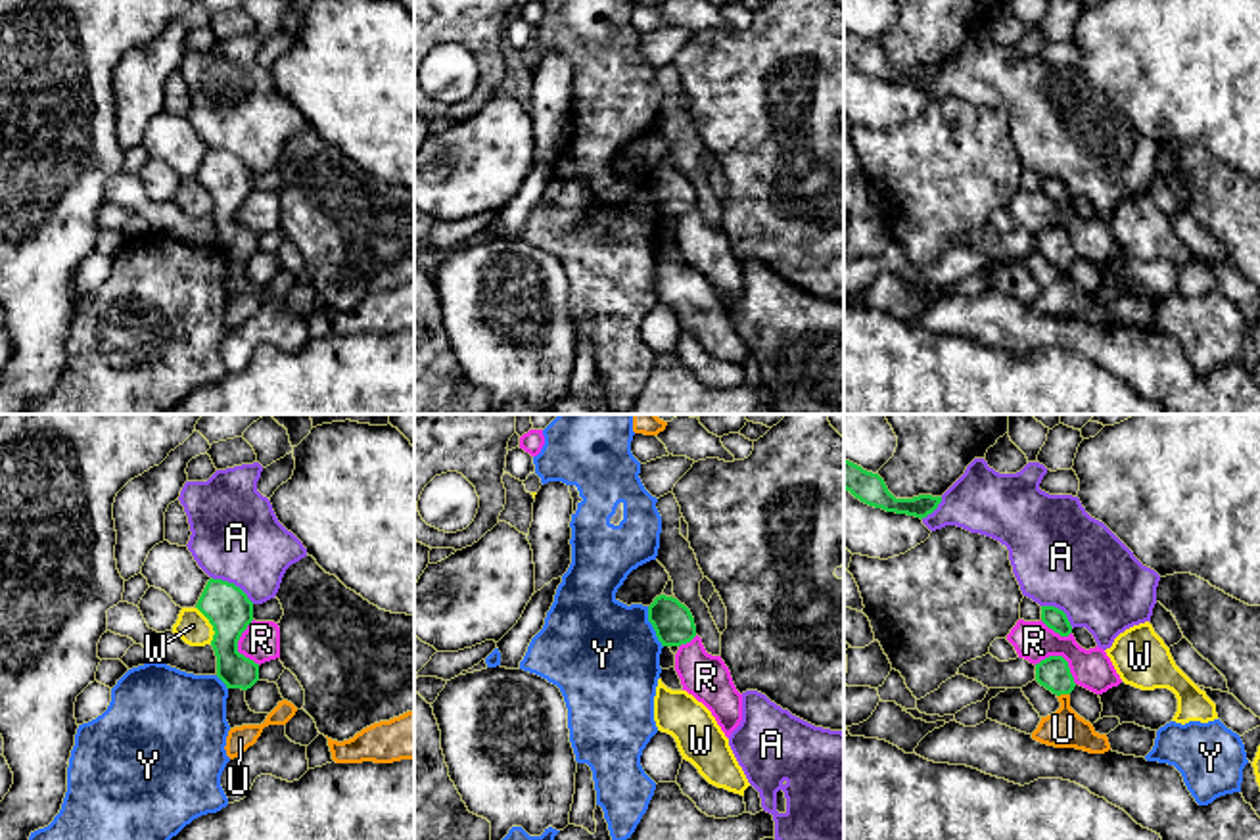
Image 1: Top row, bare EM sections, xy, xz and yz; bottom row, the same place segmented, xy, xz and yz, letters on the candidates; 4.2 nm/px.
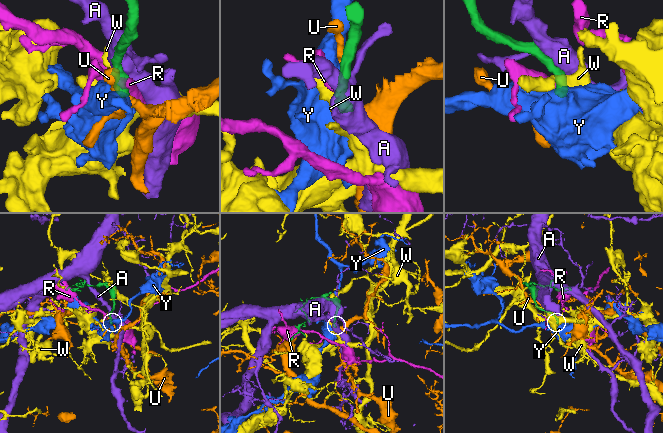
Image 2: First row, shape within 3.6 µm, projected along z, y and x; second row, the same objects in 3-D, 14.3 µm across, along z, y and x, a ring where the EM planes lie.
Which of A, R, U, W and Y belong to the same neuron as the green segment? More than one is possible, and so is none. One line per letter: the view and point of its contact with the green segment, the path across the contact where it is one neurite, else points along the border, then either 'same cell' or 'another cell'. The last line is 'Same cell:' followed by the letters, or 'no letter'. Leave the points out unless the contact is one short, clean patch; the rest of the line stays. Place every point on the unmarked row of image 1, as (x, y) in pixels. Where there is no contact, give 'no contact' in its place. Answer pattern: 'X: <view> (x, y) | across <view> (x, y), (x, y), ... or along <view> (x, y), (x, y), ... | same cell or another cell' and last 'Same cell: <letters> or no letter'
A: xy (233, 154) | another cell
R: yz (1061, 227) | another cell
U: yz (1063, 263) | across yz (1053, 244), (1063, 263), (1063, 300) | same cell
W: xy (211, 194) | another cell
Y: xz (653, 196) | along xz (647, 177), (647, 188), (662, 217) | another cell
Same cell: U

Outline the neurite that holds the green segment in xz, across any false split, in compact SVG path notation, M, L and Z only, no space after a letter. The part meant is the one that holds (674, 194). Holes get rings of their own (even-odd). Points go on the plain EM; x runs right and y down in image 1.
M656 167L648 176L648 192L662 217L681 217L696 207L690 180L673 167Z

